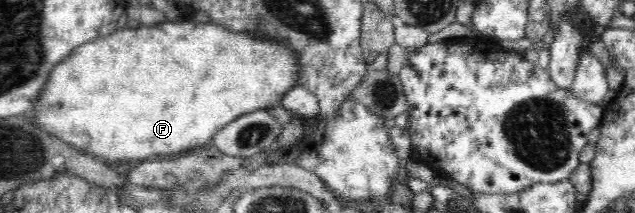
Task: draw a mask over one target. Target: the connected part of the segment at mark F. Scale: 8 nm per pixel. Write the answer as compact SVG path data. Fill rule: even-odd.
M161 23L158 25L145 26L139 28L124 27L114 33L79 45L74 52L66 56L58 65L52 68L51 75L47 79L43 91L40 92L39 99L36 100L35 107L28 111L28 116L35 125L48 133L55 135L58 139L73 145L82 153L89 153L92 157L104 161L113 161L121 166L122 169L135 164L143 159L156 155L166 155L166 153L185 153L191 148L205 147L209 145L211 137L234 121L237 117L245 113L255 112L257 109L274 106L280 101L287 91L297 86L298 72L301 67L297 64L297 55L294 49L286 49L286 45L278 45L274 41L262 41L250 37L246 33L230 33L224 27L216 27L214 23L210 25L194 25L194 23Z

